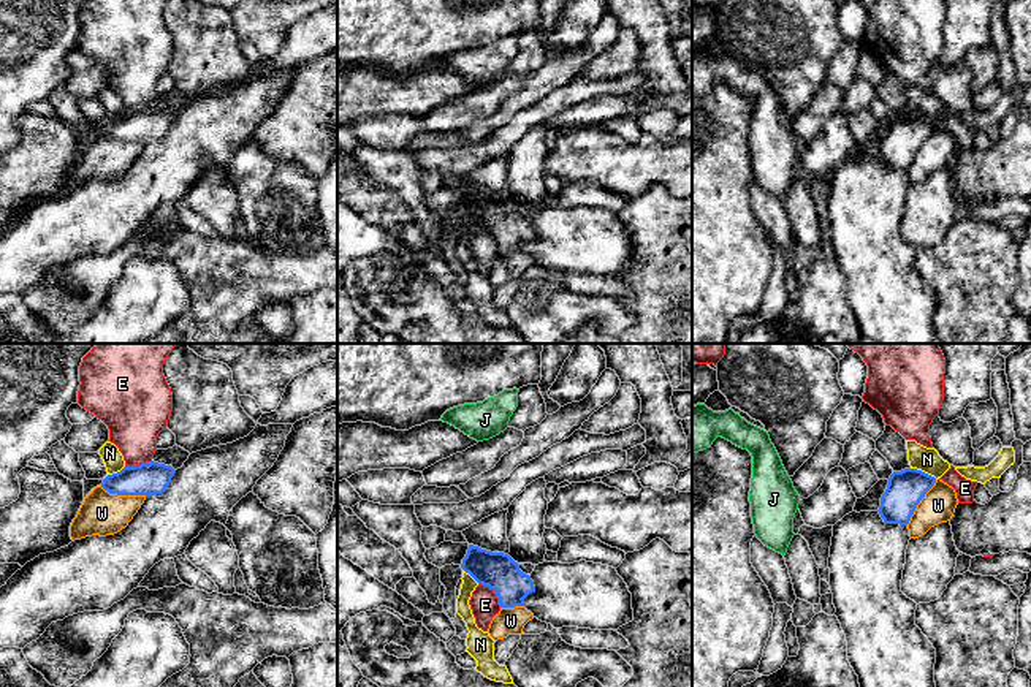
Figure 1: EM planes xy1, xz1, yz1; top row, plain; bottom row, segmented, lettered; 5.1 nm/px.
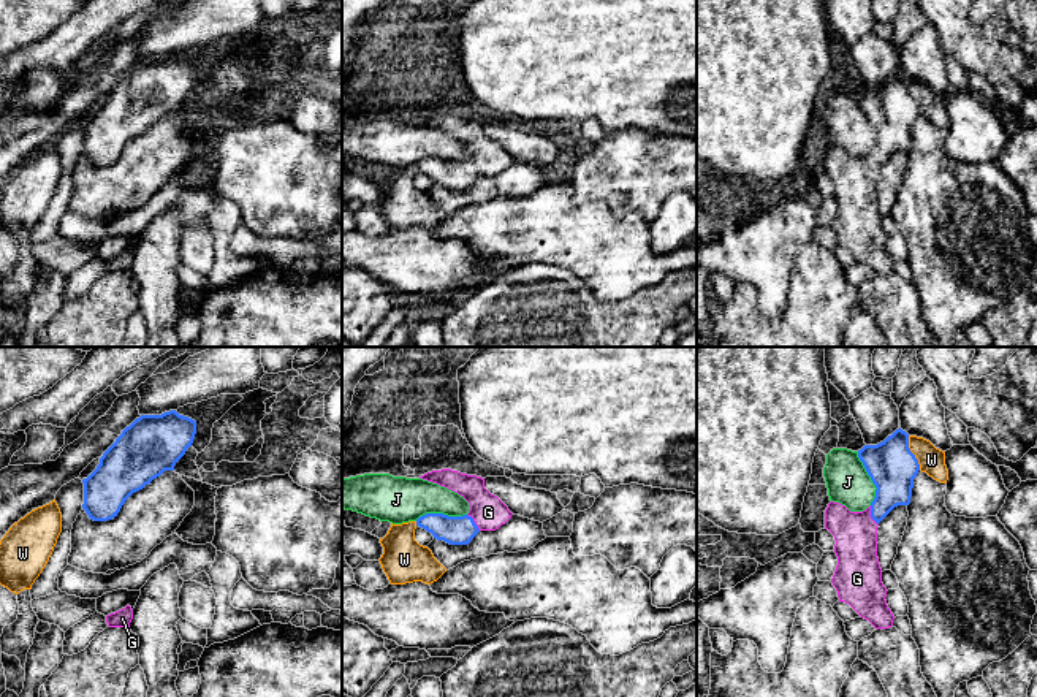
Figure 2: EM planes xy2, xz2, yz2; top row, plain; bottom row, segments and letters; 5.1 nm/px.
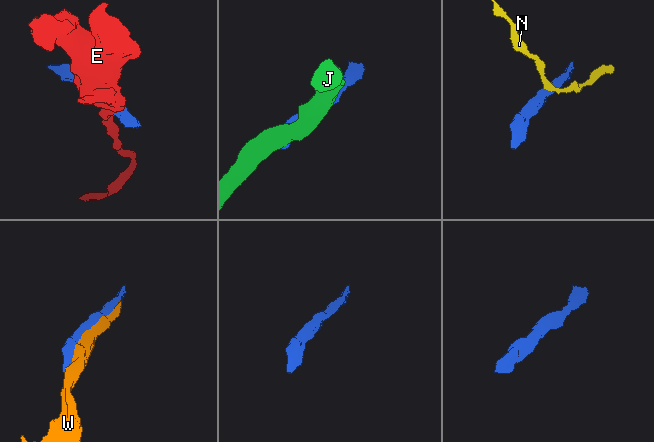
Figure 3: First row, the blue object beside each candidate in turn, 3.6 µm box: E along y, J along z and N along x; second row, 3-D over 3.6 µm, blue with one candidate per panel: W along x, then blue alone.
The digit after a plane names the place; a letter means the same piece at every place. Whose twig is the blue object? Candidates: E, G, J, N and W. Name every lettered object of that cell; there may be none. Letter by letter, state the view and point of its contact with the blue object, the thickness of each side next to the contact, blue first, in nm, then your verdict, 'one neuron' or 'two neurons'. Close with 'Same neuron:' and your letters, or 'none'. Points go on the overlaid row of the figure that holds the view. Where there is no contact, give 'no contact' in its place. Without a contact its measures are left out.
E: contact xz1 (494, 592); calibres 190 and 140 nm; two neurons
G: contact yz2 (871, 515); calibres 220 and 220 nm; one neuron
J: contact yz2 (871, 479); calibres 240 and 220 nm; two neurons
N: contact yz1 (924, 472); calibres 190 and 130 nm; two neurons
W: contact xy1 (124, 494); calibres 170 and 220 nm; two neurons
Same neuron: G

